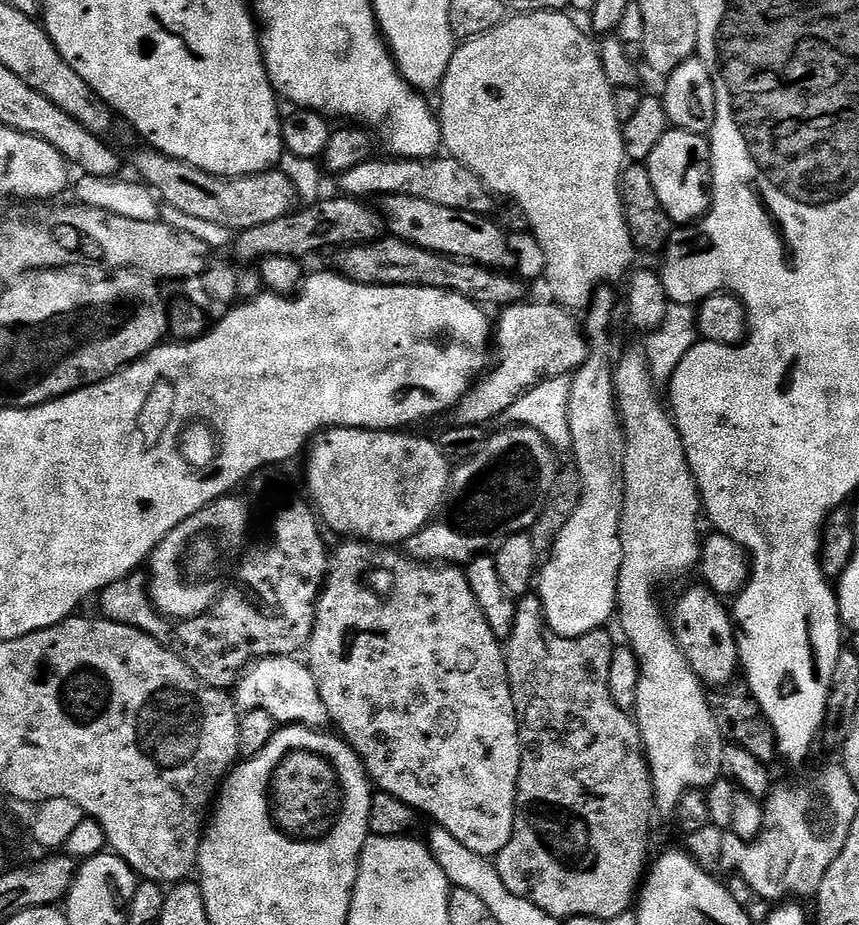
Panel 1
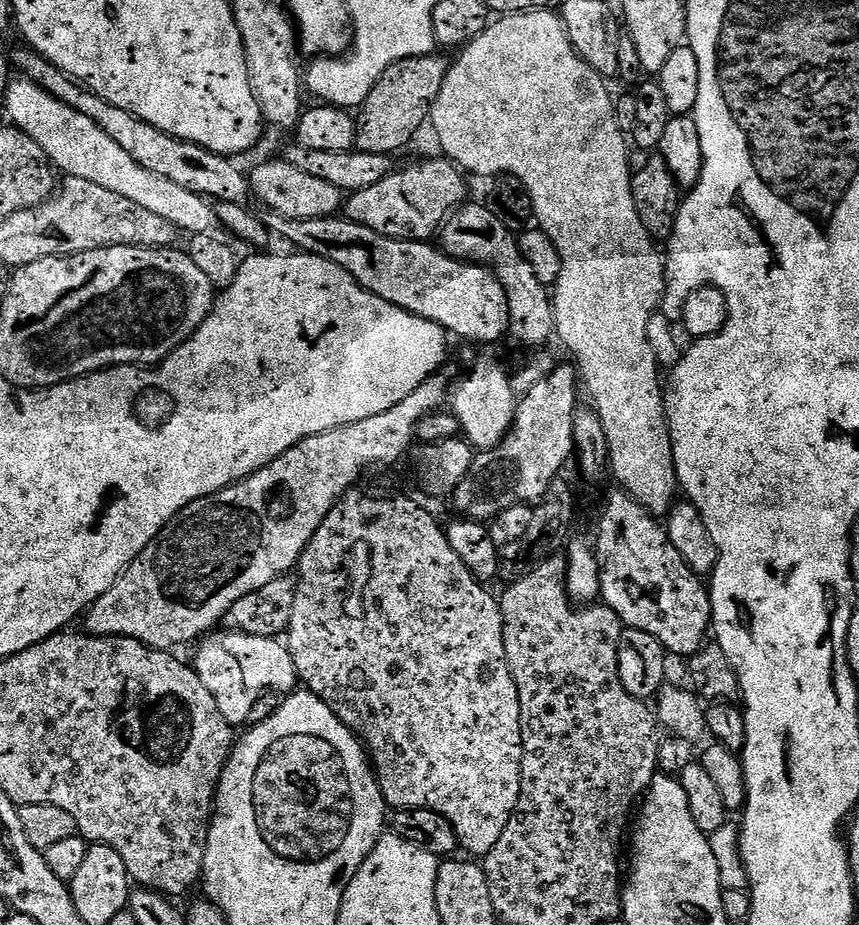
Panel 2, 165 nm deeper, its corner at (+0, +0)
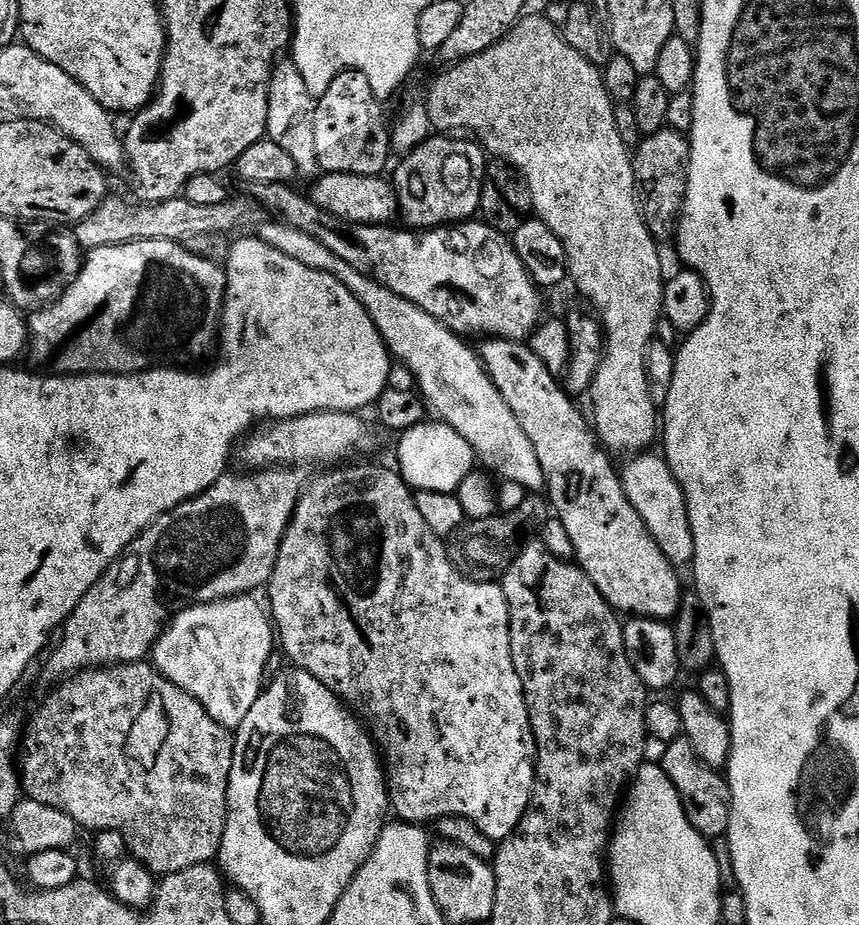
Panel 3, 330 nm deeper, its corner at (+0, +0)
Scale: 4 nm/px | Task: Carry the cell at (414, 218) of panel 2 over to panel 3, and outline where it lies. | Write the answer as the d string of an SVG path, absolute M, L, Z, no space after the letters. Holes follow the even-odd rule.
M433 134L399 163L396 173L390 176L390 183L396 192L399 219L404 219L409 229L455 226L471 221L475 217L472 215L480 212L486 153L479 143L448 134Z

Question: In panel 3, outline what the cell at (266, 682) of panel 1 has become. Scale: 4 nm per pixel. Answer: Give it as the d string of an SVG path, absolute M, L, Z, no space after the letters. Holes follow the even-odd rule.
M251 595L231 596L228 600L215 600L212 604L196 604L192 608L182 608L168 621L160 637L152 645L151 663L174 686L186 690L218 722L229 730L239 728L242 718L250 714L250 706L258 702L265 687L264 671L274 648L274 624L269 613L260 609L260 604Z

